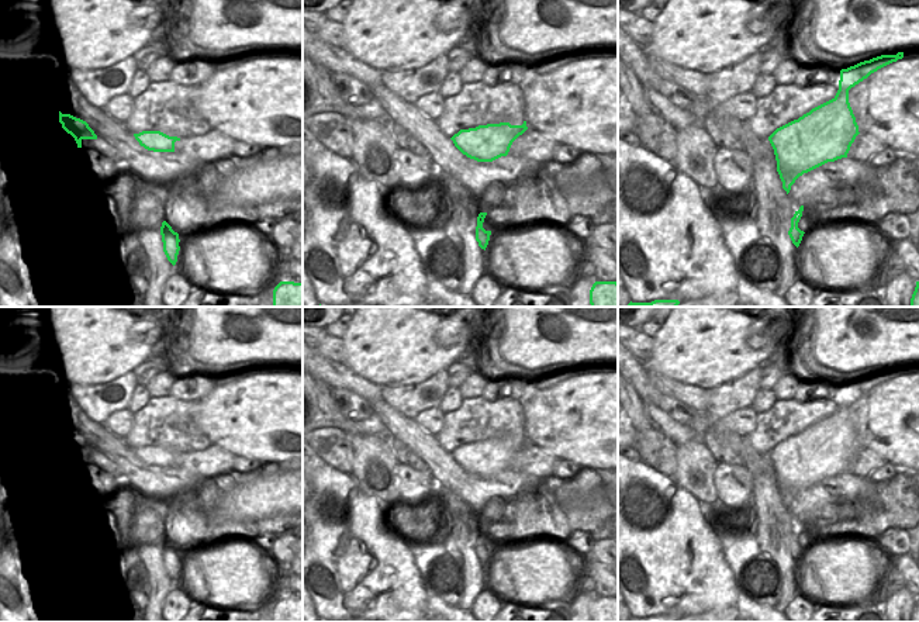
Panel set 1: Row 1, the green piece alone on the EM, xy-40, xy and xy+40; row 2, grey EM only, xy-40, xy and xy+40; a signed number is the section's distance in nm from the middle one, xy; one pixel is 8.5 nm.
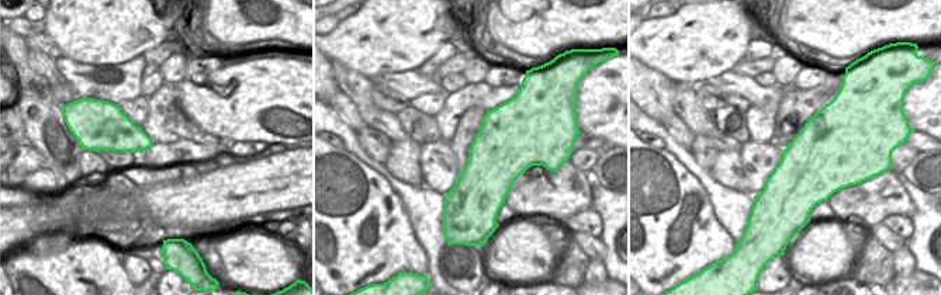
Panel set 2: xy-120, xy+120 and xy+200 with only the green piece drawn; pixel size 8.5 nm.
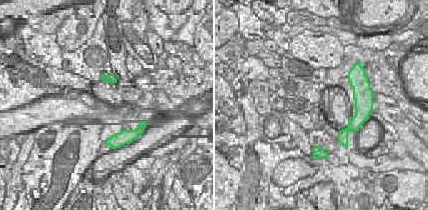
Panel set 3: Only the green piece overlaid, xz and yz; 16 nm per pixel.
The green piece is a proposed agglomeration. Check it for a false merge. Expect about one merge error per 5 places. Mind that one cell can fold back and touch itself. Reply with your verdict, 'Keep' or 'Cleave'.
Keep

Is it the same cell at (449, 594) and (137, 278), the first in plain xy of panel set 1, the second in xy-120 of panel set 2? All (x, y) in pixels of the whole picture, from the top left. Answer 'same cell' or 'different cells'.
same cell

